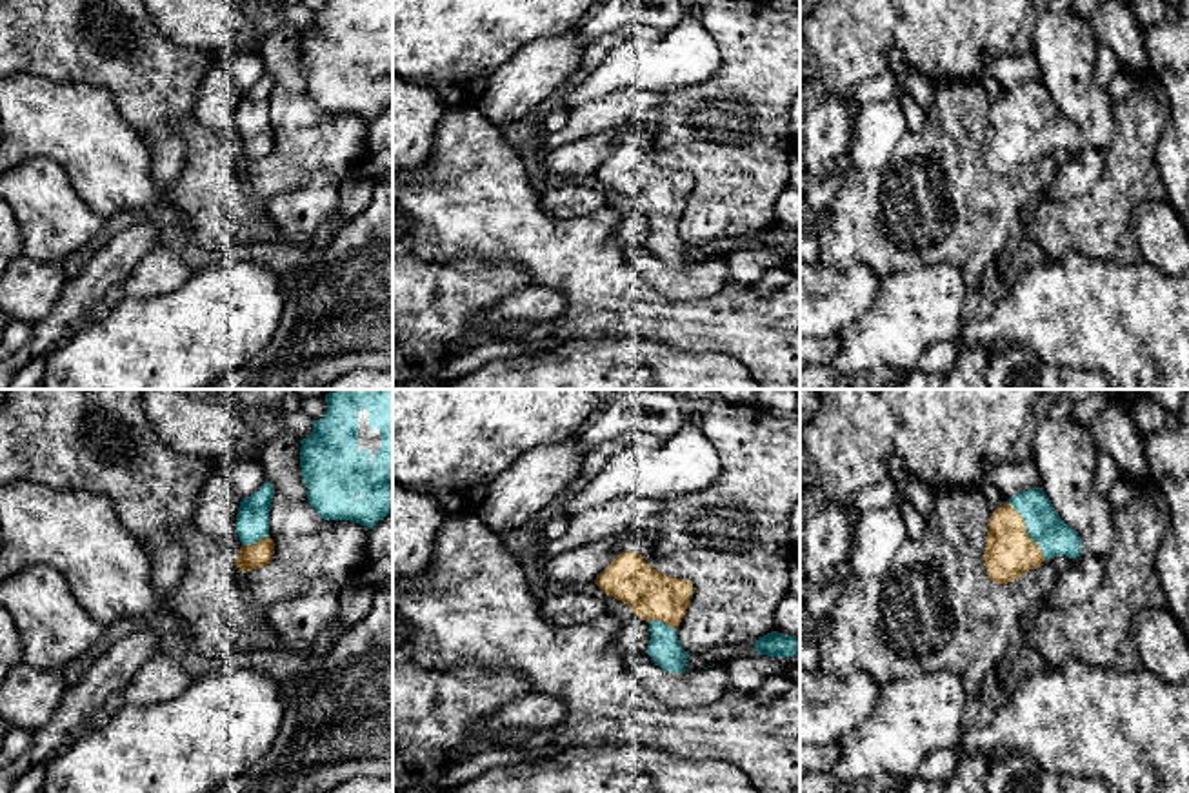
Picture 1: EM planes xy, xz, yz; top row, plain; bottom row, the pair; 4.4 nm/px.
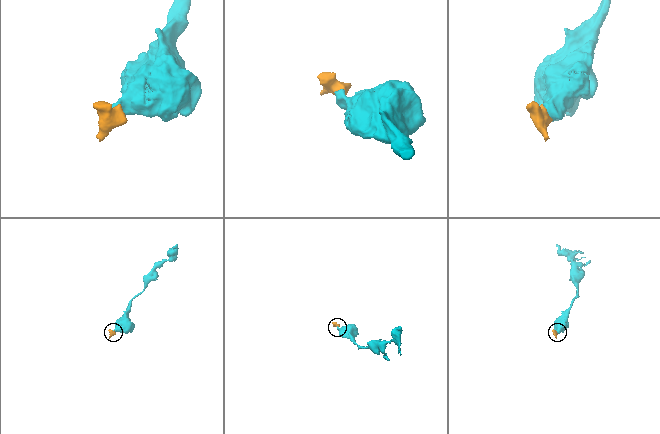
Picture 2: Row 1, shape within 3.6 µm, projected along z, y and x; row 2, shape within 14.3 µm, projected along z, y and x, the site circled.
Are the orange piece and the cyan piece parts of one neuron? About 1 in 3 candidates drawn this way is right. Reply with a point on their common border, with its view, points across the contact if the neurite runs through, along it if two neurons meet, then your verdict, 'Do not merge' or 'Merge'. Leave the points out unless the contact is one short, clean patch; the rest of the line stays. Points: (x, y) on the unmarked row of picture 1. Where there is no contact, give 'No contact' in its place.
Touches orange at yz (1026, 122). Merge

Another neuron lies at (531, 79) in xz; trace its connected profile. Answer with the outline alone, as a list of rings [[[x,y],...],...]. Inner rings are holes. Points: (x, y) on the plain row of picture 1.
[[[578,27],[522,45],[489,76],[478,111],[500,129],[547,107],[580,69],[584,49]]]

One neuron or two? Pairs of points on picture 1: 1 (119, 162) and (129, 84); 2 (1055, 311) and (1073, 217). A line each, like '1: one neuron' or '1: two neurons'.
1: two neurons
2: two neurons

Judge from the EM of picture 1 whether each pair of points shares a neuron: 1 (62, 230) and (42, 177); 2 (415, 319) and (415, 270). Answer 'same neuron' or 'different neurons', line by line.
1: same neuron
2: same neuron

